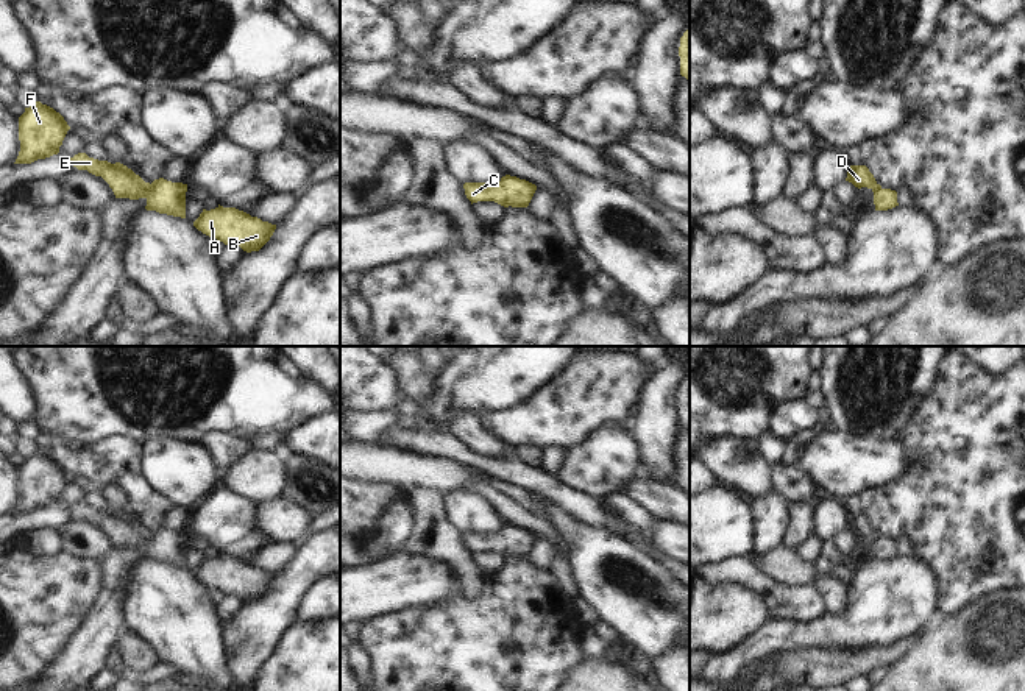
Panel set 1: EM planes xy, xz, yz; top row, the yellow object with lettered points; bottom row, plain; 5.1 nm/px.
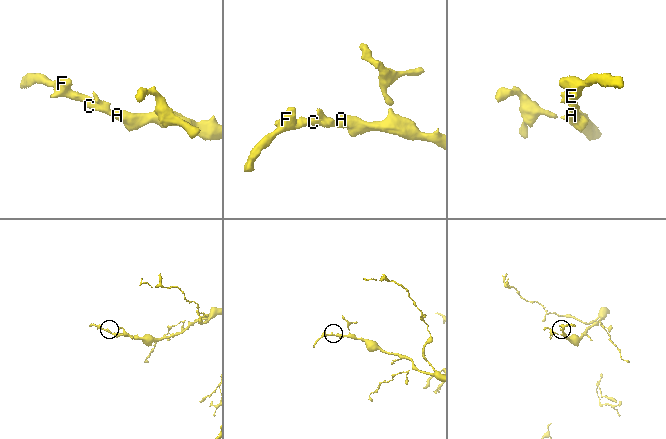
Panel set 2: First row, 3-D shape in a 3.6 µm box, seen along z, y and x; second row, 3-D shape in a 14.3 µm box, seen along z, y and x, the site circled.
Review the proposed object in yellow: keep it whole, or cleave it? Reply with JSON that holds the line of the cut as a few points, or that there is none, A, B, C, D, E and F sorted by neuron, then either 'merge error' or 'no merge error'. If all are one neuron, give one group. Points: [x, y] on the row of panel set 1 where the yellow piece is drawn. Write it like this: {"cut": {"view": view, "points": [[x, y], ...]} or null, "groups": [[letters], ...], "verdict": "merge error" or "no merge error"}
{"cut": null, "groups": [["A", "B", "C", "D", "E", "F"]], "verdict": "no merge error"}

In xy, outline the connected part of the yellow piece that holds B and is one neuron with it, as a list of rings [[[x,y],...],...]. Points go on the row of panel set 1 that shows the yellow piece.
[[[220,204],[211,211],[203,209],[193,226],[225,245],[239,245],[246,253],[259,251],[276,229],[276,225]]]

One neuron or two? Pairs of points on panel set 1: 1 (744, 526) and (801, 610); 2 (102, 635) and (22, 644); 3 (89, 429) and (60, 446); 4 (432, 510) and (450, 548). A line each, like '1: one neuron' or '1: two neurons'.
1: two neurons
2: two neurons
3: two neurons
4: one neuron

